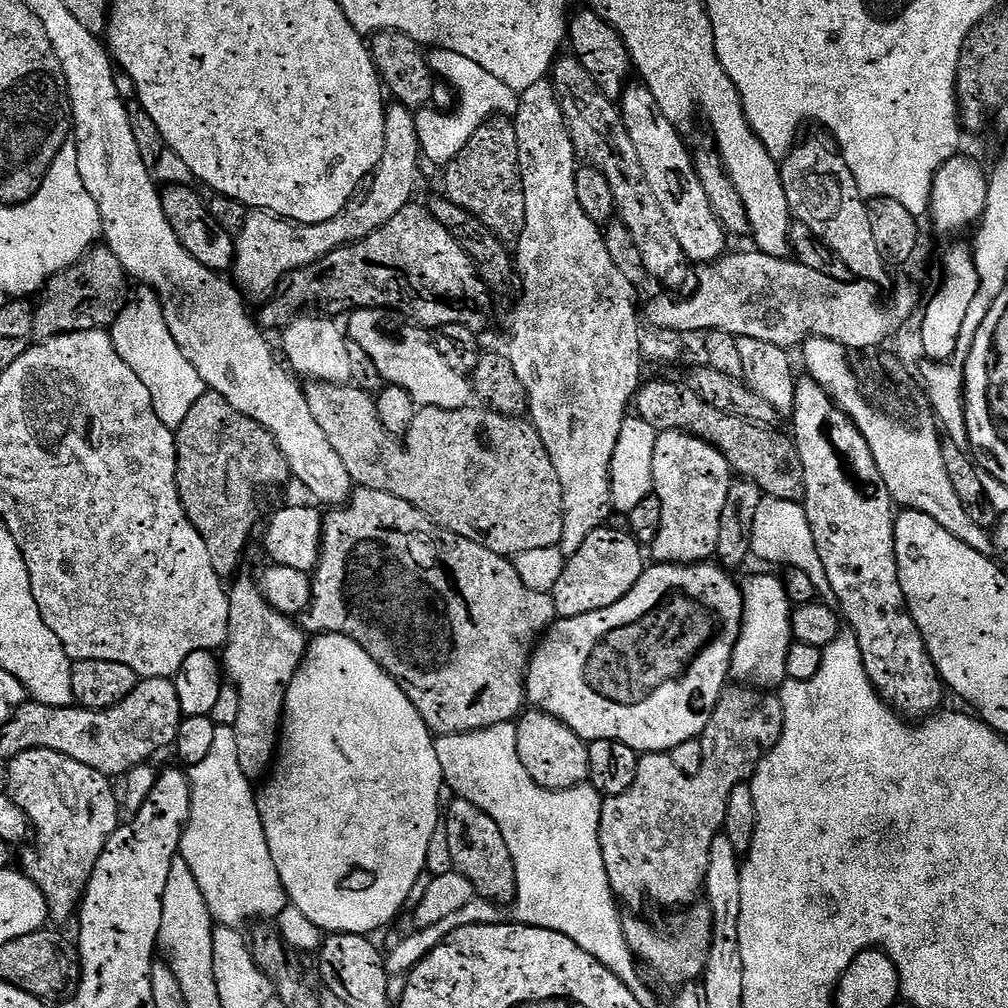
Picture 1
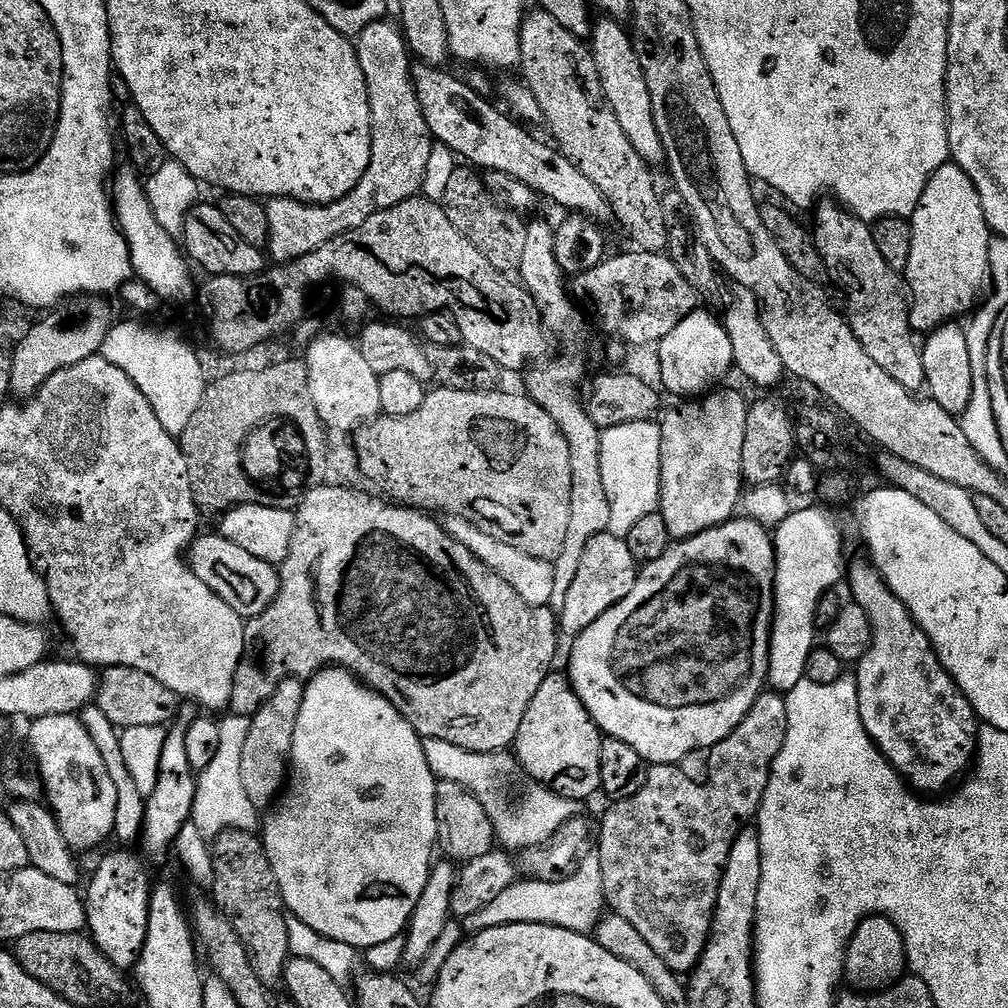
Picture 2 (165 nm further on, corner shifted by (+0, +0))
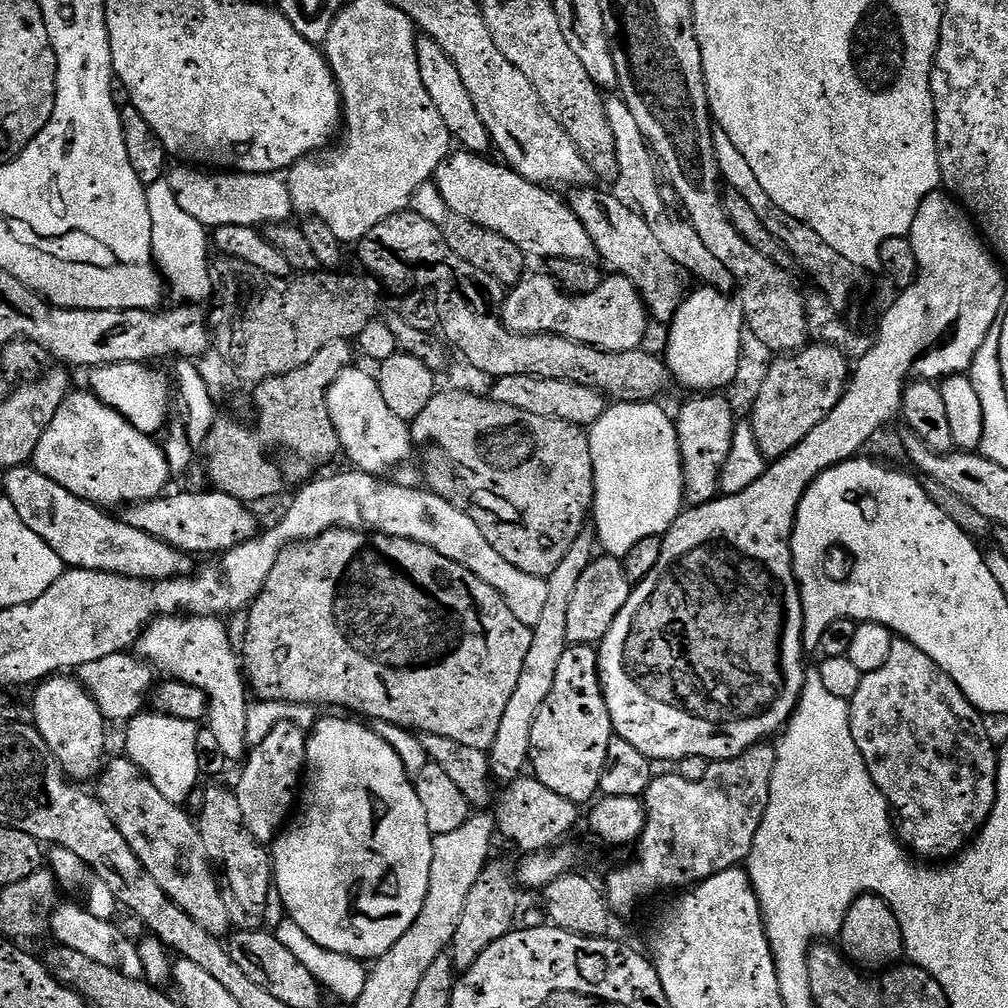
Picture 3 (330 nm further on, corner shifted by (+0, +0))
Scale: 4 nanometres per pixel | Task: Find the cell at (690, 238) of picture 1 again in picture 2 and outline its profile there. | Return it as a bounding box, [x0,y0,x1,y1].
[590,18,665,166]

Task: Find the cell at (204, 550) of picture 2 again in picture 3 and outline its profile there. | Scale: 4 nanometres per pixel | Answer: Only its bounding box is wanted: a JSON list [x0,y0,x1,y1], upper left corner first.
[3,466,193,580]

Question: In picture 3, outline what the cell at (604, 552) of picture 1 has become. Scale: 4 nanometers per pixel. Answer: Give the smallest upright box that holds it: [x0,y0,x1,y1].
[566,554,634,645]

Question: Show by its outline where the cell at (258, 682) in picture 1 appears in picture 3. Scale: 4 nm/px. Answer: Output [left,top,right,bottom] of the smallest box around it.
[234,724,308,845]

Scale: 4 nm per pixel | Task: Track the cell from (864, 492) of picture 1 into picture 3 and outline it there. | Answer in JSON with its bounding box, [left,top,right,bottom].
[848,638,998,862]

